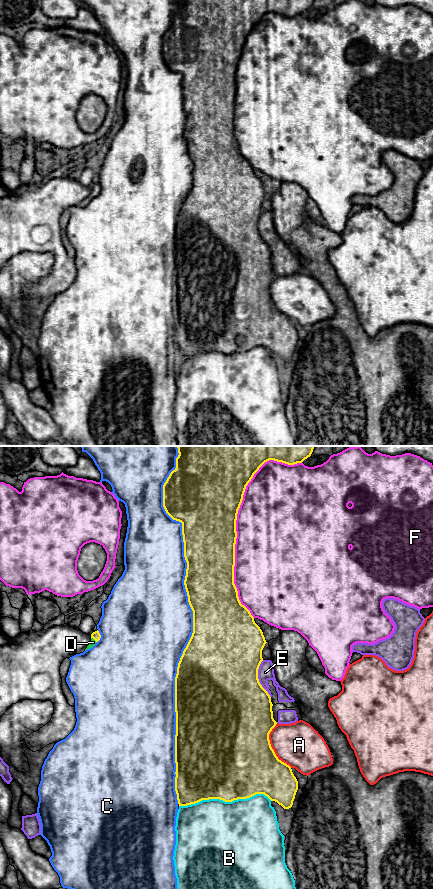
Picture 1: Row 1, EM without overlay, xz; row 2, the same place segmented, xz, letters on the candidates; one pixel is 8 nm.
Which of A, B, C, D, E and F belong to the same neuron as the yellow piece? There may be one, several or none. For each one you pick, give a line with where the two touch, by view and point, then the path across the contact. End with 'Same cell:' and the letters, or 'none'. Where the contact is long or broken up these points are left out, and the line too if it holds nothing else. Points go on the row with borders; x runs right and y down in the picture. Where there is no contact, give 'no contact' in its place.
D: contact xz (94, 639); way xz (96, 636), (94, 639), (93, 642)
Same cell: D

